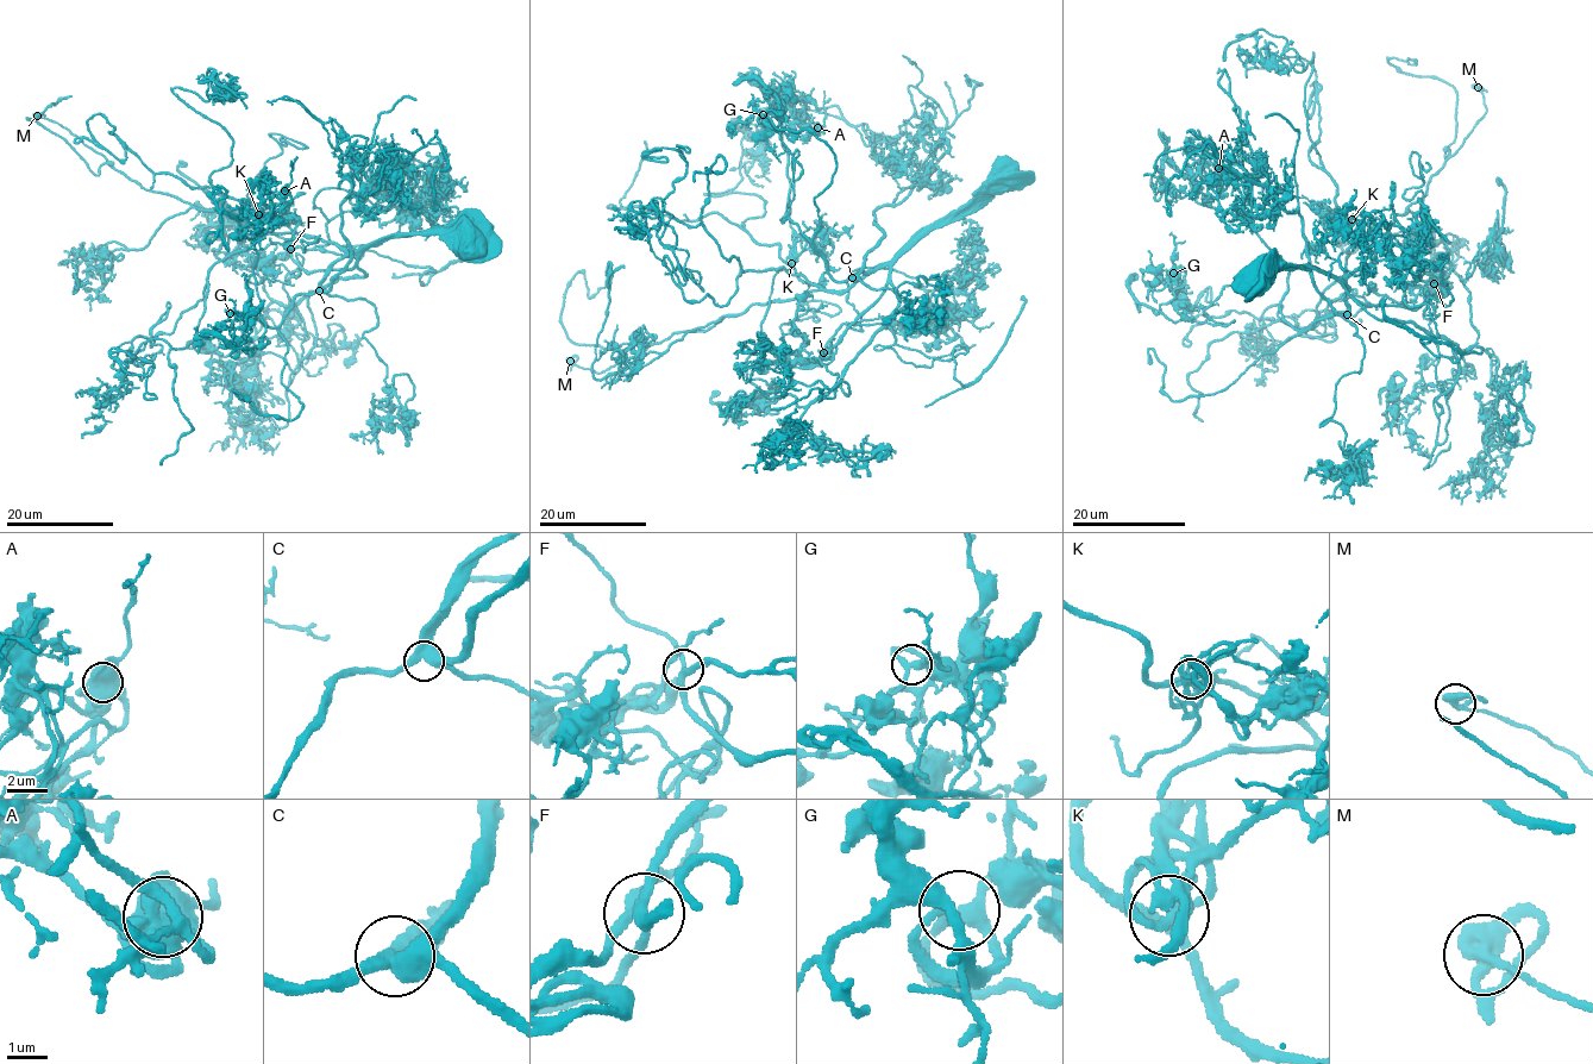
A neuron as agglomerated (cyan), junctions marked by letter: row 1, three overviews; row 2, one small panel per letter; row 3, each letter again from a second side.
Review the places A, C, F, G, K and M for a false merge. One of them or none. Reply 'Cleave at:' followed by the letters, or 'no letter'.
Cleave at: no letter

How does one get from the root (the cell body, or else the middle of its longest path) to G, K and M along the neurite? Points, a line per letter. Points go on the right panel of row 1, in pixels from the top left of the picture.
G: (1254, 276), (1316, 267), (1349, 317), (1293, 329), (1285, 266), (1227, 285), (1210, 323), (1171, 320), (1173, 273)
K: (1254, 276), (1252, 269), (1306, 263), (1341, 280), (1371, 264), (1374, 257), (1371, 231), (1363, 221), (1352, 219)
M: (1254, 276), (1252, 269), (1306, 263), (1341, 280), (1371, 264), (1394, 214), (1422, 199), (1487, 111), (1478, 88)

